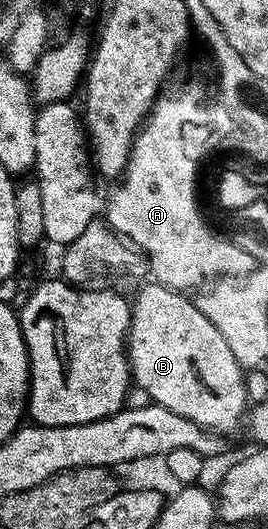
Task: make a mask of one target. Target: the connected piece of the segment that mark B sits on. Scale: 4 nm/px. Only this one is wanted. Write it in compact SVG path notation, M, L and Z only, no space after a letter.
M149 285L132 298L128 357L133 381L148 392L151 403L168 408L176 412L176 416L184 416L205 430L230 436L248 410L243 367L238 365L236 356L232 356L232 348L228 348L224 336L220 336L216 324L212 324L193 301L189 302L185 293L169 290L166 286Z

